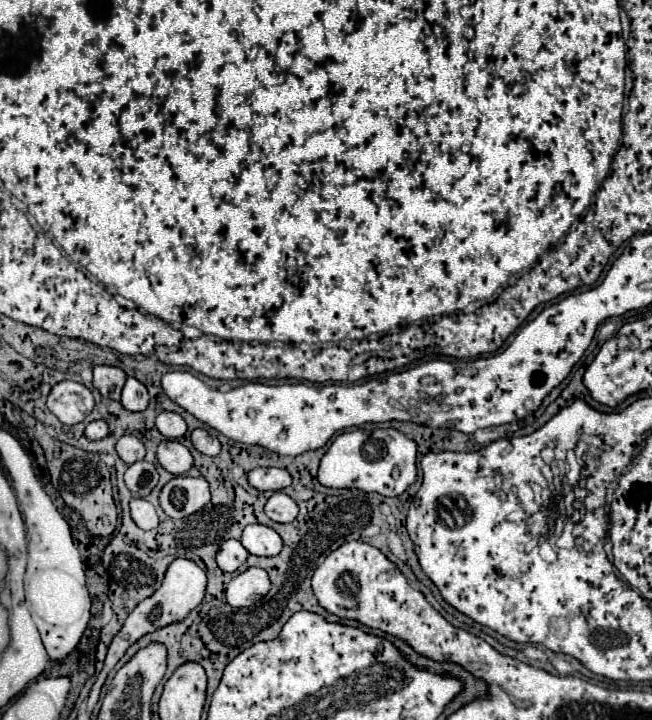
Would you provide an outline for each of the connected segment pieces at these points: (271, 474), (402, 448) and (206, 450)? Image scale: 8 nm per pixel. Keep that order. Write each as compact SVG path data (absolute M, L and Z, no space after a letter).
M254 468L248 472L248 482L262 492L276 492L292 484L292 476L284 468Z
M392 428L376 430L376 438L366 436L362 430L344 432L322 456L318 482L328 488L358 488L382 496L400 496L416 482L416 442Z
M196 428L192 432L192 444L198 452L206 454L206 456L216 456L220 452L220 442L216 436L208 434L204 428Z

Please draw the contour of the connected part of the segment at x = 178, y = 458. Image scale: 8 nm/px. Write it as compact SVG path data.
M162 440L158 444L156 458L158 458L160 466L174 476L180 476L180 474L188 472L194 466L192 464L192 454L178 440Z

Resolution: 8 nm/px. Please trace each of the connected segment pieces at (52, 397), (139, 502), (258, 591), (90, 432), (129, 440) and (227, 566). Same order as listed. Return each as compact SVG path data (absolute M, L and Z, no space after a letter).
M62 380L52 386L48 394L48 410L56 414L62 424L78 424L82 422L94 408L94 396L90 388L74 380Z
M134 498L130 502L130 512L132 512L132 520L136 522L138 528L142 530L152 530L158 526L158 516L156 516L156 508L144 500L144 498Z
M248 568L230 580L226 588L226 600L230 606L236 606L236 608L252 606L254 602L264 598L268 590L270 590L270 578L266 570Z
M94 420L86 426L86 436L90 440L100 440L100 438L106 438L108 436L108 426L104 420Z
M130 434L122 436L122 438L116 442L116 452L118 452L118 456L120 456L126 464L134 464L134 462L138 462L138 460L144 460L144 454L146 454L144 444L142 444L136 436L130 436Z
M226 540L216 556L218 566L224 572L236 572L248 558L248 550L238 540Z

